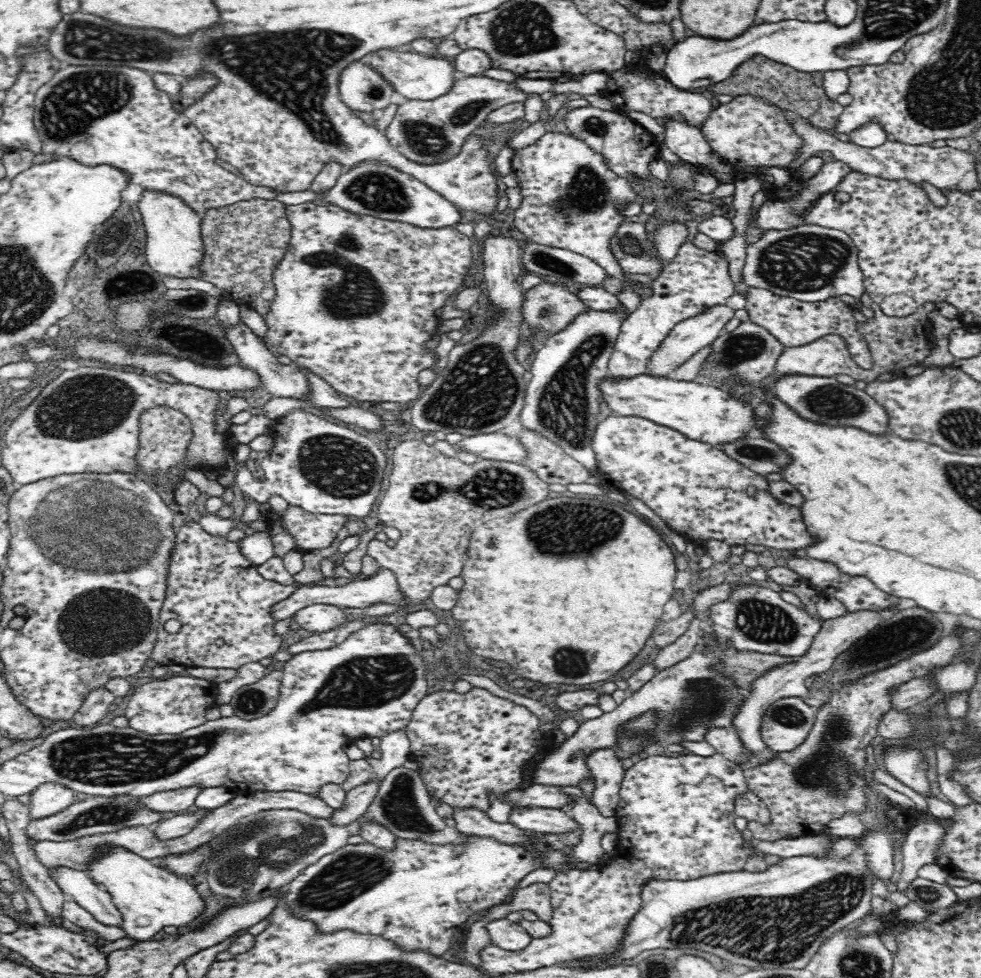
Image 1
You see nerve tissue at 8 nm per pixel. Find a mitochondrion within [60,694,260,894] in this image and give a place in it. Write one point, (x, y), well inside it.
(110, 813)

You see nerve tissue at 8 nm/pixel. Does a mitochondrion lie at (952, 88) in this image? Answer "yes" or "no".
yes

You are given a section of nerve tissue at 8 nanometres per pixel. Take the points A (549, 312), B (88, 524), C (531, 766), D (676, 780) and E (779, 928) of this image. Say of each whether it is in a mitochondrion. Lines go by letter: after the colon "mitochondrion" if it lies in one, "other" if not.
A: mitochondrion
B: mitochondrion
C: other
D: other
E: mitochondrion

